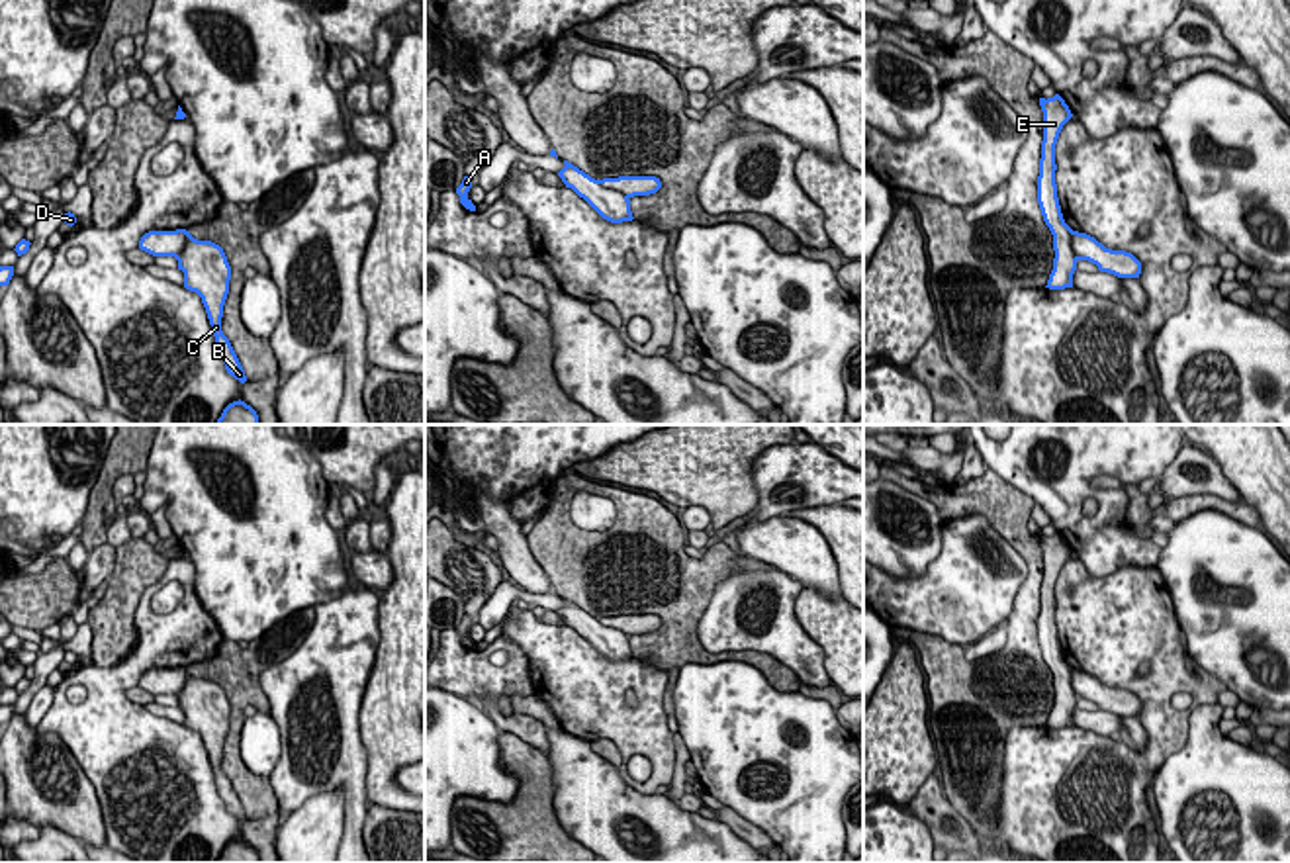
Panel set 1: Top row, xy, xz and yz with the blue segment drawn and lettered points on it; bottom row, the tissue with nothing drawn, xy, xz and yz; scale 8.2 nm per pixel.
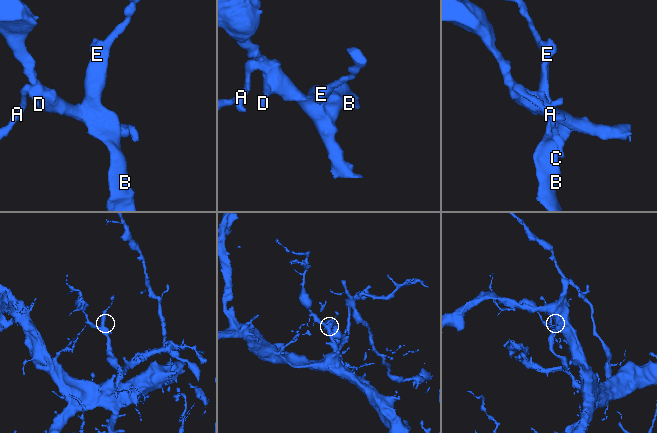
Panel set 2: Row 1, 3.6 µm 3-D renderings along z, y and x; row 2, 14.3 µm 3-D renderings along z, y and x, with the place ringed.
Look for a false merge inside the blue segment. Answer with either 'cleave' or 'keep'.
cleave

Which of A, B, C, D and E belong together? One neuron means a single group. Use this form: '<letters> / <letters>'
A B C E / D

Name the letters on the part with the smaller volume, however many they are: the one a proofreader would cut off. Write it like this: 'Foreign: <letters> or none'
Foreign: D

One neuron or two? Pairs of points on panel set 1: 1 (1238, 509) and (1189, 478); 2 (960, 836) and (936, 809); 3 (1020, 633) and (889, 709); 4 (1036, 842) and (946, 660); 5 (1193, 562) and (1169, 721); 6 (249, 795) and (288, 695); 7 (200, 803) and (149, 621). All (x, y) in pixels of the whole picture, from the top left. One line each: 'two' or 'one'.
1: two
2: one
3: two
4: two
5: two
6: two
7: one

